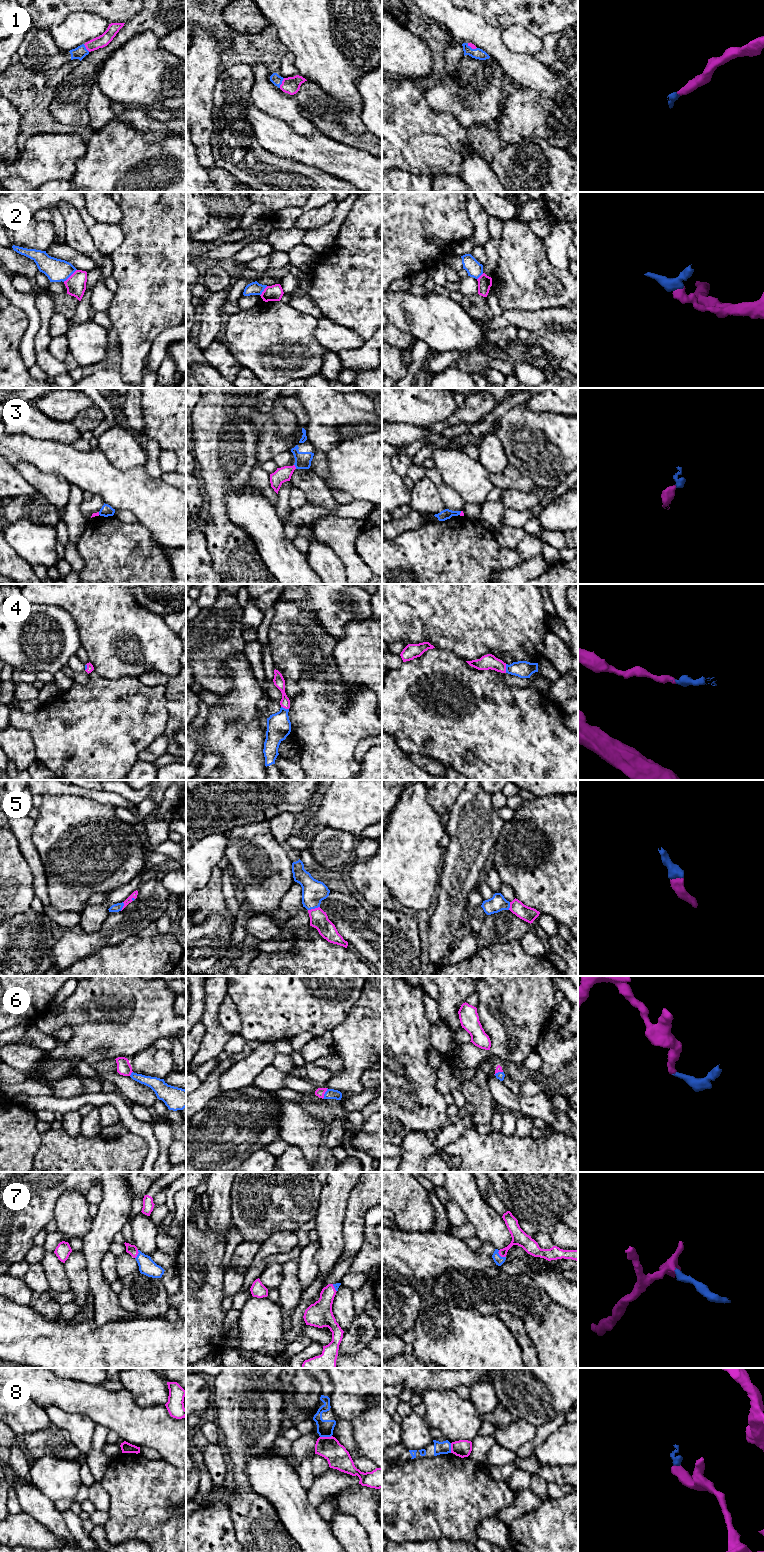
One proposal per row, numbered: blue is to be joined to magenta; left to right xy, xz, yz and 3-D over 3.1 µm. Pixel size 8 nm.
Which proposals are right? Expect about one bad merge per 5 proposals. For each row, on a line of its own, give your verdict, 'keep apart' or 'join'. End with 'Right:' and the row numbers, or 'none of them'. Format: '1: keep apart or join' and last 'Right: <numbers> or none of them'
1: join
2: keep apart
3: join
4: join
5: join
6: join
7: join
8: keep apart
Right: 1, 3, 4, 5, 6, 7

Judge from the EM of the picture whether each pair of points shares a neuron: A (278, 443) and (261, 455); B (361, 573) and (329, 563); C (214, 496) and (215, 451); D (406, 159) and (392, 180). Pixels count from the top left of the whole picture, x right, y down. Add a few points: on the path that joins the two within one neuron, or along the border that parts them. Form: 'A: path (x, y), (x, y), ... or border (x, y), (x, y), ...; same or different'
A: path (274, 444), (265, 451); same
B: border (331, 549), (341, 560), (346, 573); different
C: path (215, 485), (215, 462); same
D: border (392, 168), (422, 175); different

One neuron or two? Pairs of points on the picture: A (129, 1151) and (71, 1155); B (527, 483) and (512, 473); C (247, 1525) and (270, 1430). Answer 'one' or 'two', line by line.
A: one
B: one
C: one

